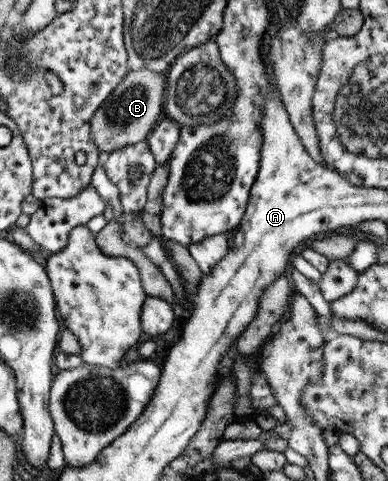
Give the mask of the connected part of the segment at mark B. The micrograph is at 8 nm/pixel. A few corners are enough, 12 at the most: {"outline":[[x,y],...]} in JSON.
{"outline":[[127,71],[90,122],[99,150],[145,141],[164,113],[165,72]]}

